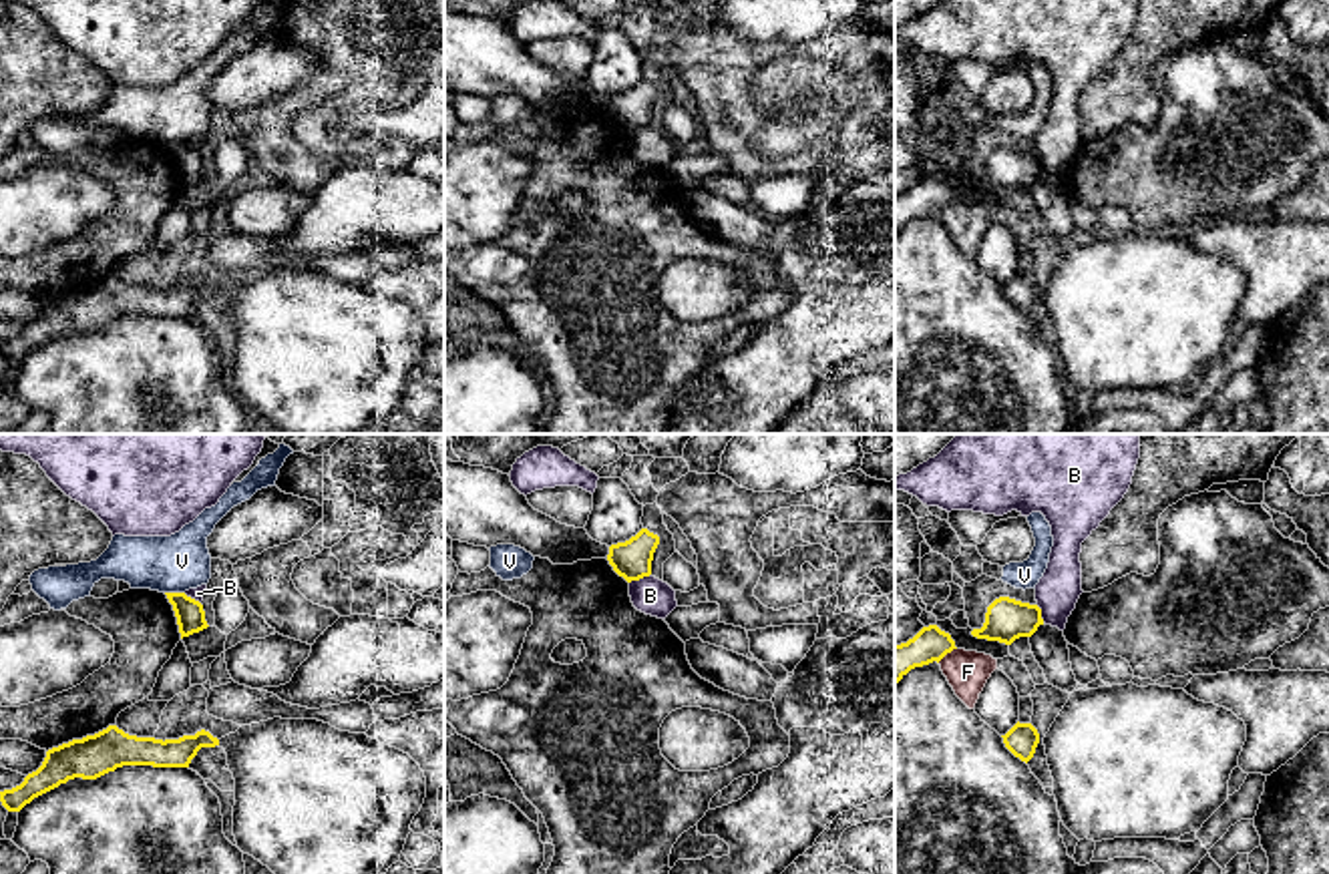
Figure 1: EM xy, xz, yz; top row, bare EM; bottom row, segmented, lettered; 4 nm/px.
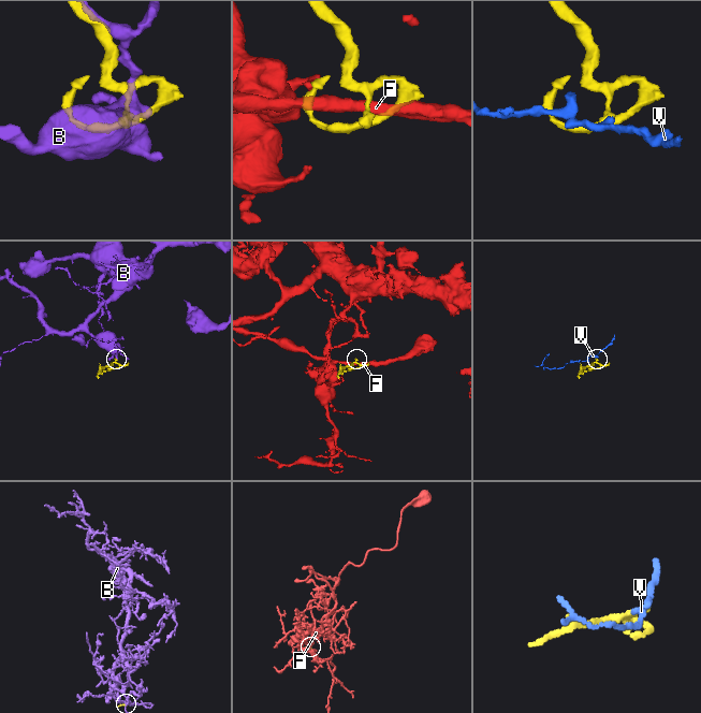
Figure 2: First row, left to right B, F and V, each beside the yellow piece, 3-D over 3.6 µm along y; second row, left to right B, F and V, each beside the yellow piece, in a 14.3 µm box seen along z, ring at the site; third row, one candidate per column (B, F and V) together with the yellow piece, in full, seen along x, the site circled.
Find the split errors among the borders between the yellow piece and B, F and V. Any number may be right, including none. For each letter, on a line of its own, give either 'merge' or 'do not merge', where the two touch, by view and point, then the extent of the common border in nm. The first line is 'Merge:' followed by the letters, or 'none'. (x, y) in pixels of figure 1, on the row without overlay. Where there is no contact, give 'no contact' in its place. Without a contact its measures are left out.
Merge: none
B: do not merge; meets yellow in xz at (640, 127); contact 100 nm long
F: do not merge; meets yellow in yz at (945, 203); contact 100 nm long
V: do not merge; meets yellow in xy at (175, 143); contact 80 nm long

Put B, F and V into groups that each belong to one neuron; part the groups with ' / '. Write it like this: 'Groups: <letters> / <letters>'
Groups: B / F / V

